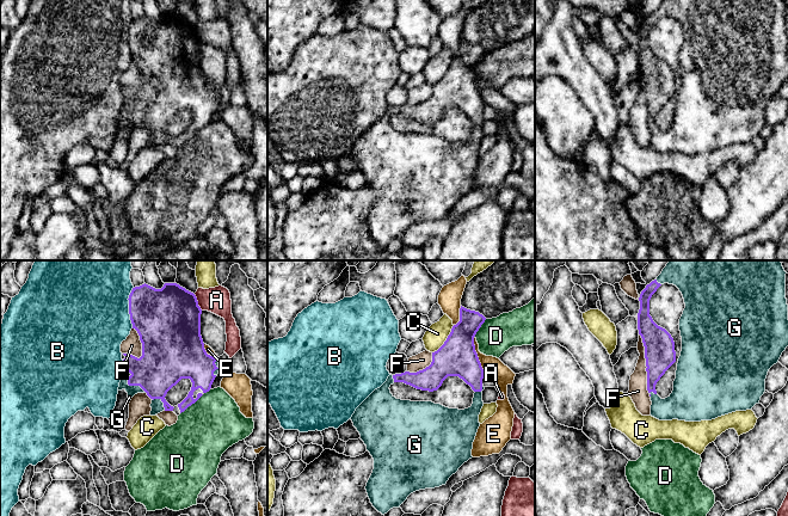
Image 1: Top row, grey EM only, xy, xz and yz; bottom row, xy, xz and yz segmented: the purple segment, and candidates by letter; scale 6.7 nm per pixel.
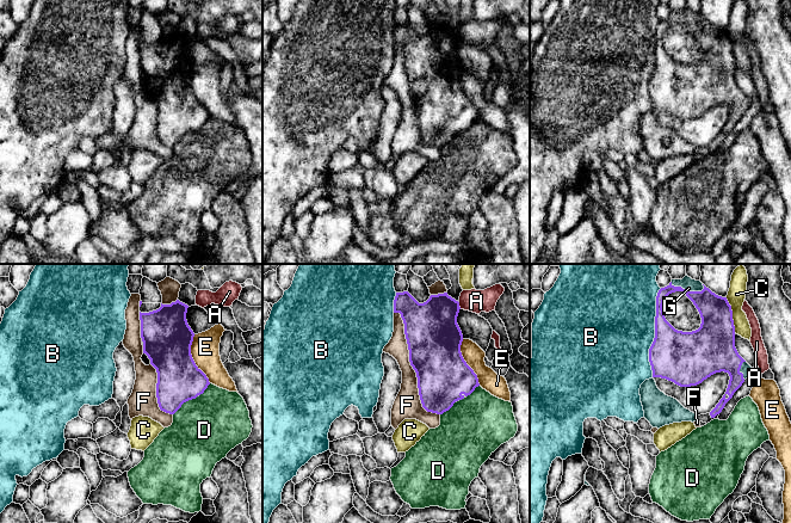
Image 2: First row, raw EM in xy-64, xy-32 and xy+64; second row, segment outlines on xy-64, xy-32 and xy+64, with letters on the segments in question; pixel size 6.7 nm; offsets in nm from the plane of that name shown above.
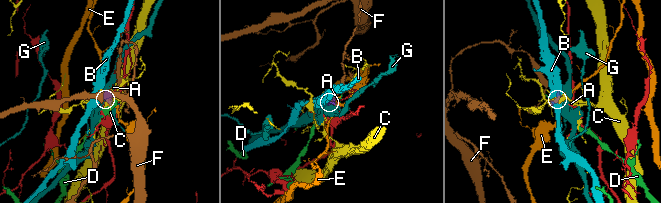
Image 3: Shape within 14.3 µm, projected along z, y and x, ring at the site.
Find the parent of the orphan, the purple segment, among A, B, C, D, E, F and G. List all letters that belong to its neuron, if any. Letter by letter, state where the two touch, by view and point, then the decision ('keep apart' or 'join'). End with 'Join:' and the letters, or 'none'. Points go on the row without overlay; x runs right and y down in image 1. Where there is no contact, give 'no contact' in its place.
A: meets purple in xy at (197, 35); keep apart
B: meets purple in xy at (129, 40); keep apart
C: meets purple in xz at (447, 72); keep apart
D: meets purple in xy at (195, 134); keep apart
E: meets purple in xz at (476, 86); keep apart
F: meets purple in yz at (646, 98); keep apart
G: meets purple in xy at (135, 117); join
Join: G

